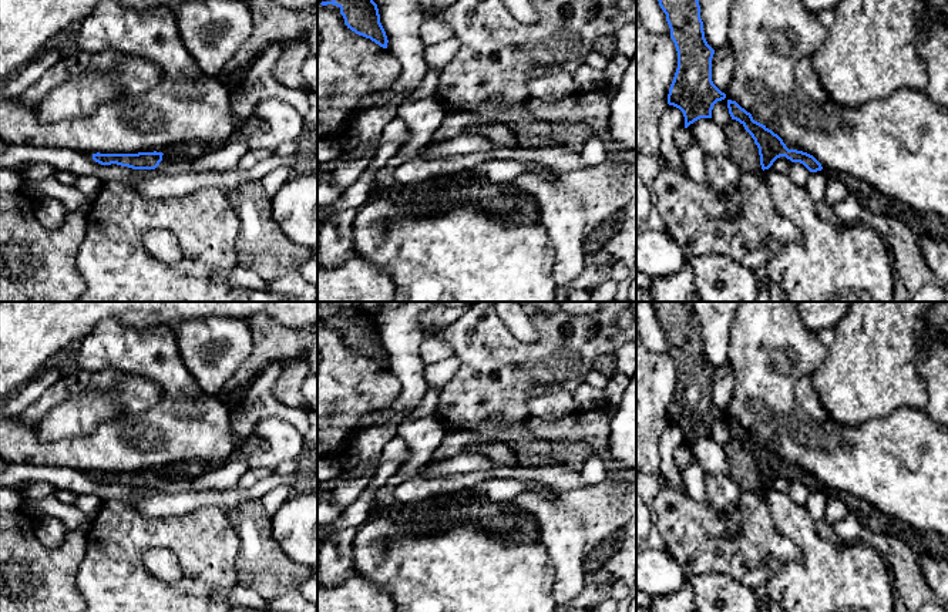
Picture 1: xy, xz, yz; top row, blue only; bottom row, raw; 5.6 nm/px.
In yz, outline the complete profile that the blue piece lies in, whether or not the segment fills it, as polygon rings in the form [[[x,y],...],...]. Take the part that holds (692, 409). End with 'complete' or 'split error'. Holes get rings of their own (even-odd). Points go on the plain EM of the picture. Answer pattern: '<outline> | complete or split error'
[[[692,302],[652,303],[678,370],[678,387],[668,423],[683,431],[688,447],[700,437],[712,437],[713,424],[725,418],[726,413],[712,400],[715,369],[705,357],[700,325]]] | complete

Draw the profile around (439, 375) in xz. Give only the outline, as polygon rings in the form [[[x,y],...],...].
[[[451,354],[440,363],[426,366],[426,380],[433,387],[441,390],[454,377],[458,367],[458,357]]]

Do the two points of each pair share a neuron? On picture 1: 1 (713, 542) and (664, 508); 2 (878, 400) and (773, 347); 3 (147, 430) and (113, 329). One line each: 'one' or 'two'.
1: one
2: two
3: one

